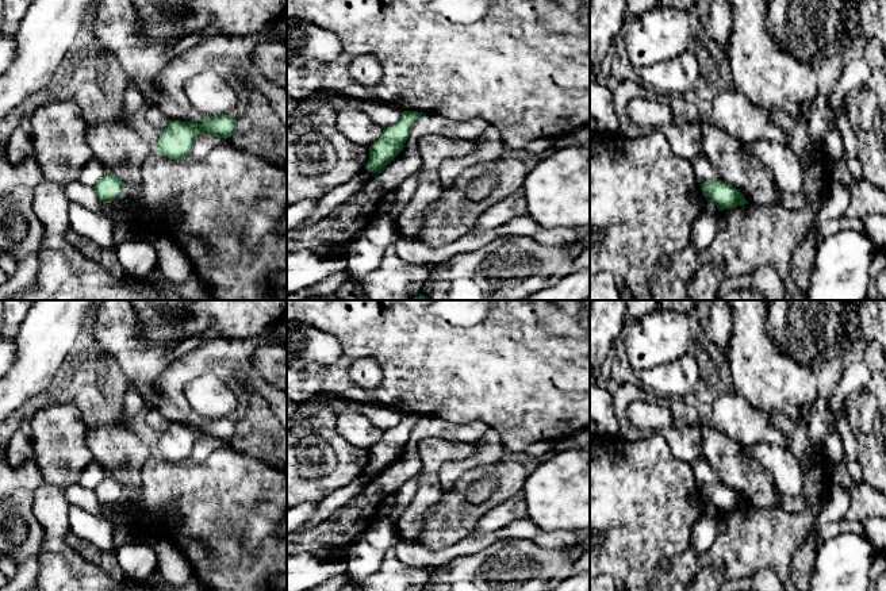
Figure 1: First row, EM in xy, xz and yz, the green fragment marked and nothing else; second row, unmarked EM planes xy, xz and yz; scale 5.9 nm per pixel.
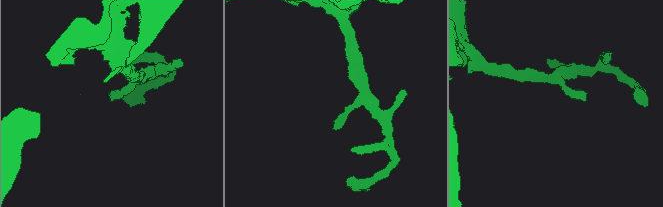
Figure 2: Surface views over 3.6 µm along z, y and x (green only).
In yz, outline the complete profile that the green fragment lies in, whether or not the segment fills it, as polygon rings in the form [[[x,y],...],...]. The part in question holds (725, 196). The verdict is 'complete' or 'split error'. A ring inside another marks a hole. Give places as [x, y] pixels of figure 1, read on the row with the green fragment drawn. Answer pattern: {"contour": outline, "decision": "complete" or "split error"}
{"contour": [[[724,181],[703,183],[701,185],[701,191],[716,203],[718,211],[732,210],[737,206],[748,204],[739,189]]], "decision": "complete"}

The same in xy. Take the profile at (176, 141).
{"contour": [[[227,115],[204,116],[202,124],[192,122],[170,120],[161,131],[154,151],[170,158],[180,160],[191,156],[193,143],[200,133],[208,133],[216,138],[229,138],[237,128],[237,120]]], "decision": "complete"}

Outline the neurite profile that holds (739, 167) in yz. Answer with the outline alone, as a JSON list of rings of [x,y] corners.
[[[703,123],[701,143],[705,157],[717,168],[724,183],[739,189],[749,204],[775,204],[776,181],[771,170],[744,145],[714,123]]]

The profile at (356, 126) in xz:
[[[341,108],[337,112],[337,130],[352,143],[371,146],[384,127],[376,124],[367,112],[356,108]]]

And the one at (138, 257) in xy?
[[[149,235],[120,242],[115,253],[124,273],[133,280],[145,281],[147,275],[158,266],[158,252]]]

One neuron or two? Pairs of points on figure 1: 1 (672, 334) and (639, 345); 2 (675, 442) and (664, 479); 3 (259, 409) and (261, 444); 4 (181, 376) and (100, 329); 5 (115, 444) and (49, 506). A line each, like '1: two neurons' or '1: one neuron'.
1: one neuron
2: two neurons
3: one neuron
4: two neurons
5: two neurons

